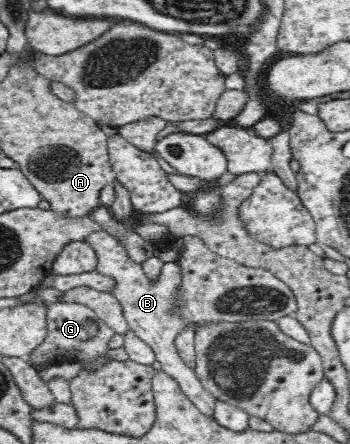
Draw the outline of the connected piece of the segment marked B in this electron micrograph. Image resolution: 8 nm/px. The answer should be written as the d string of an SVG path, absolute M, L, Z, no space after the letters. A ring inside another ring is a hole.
M102 229L91 232L88 244L94 249L96 266L94 271L115 280L114 290L110 293L122 307L122 314L127 326L136 334L136 337L152 347L157 361L162 365L162 371L178 381L183 393L198 407L202 413L213 416L217 398L206 390L202 381L197 377L195 370L190 369L178 355L175 339L185 330L187 322L182 321L174 314L174 298L181 281L181 270L176 262L163 264L159 275L150 279L143 266L132 262L127 256L125 248Z

